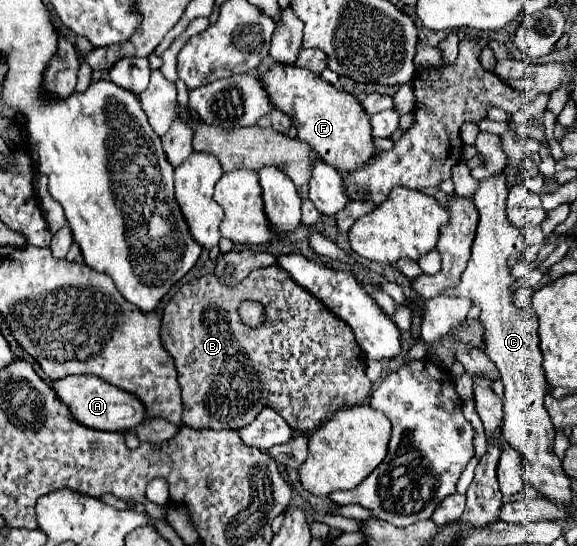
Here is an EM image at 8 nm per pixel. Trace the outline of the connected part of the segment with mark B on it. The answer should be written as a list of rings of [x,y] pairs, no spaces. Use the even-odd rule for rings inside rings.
[[[273,264],[267,268],[257,268],[253,270],[247,280],[241,280],[237,286],[225,286],[217,280],[215,274],[207,274],[195,282],[189,282],[185,286],[179,288],[179,292],[175,292],[171,296],[171,300],[167,302],[165,310],[163,310],[163,320],[161,320],[161,342],[165,346],[165,350],[173,356],[175,360],[175,368],[177,368],[177,380],[181,386],[181,398],[183,398],[183,424],[187,424],[189,428],[201,430],[201,428],[211,428],[211,430],[239,430],[243,426],[247,426],[249,422],[255,420],[255,416],[263,410],[263,408],[273,408],[279,416],[283,416],[283,420],[287,420],[287,424],[291,424],[295,430],[299,432],[307,432],[317,428],[319,424],[323,424],[329,416],[333,416],[337,410],[343,408],[351,408],[355,404],[363,404],[363,400],[371,394],[371,380],[365,376],[365,354],[361,352],[359,344],[355,342],[355,336],[351,332],[351,328],[339,320],[333,312],[329,312],[313,294],[309,294],[305,288],[301,288],[297,282],[293,282],[293,278],[289,276],[289,272],[285,272],[285,268]],[[243,300],[253,300],[259,302],[265,310],[265,320],[261,326],[257,328],[249,328],[241,322],[239,316],[239,306]]]

